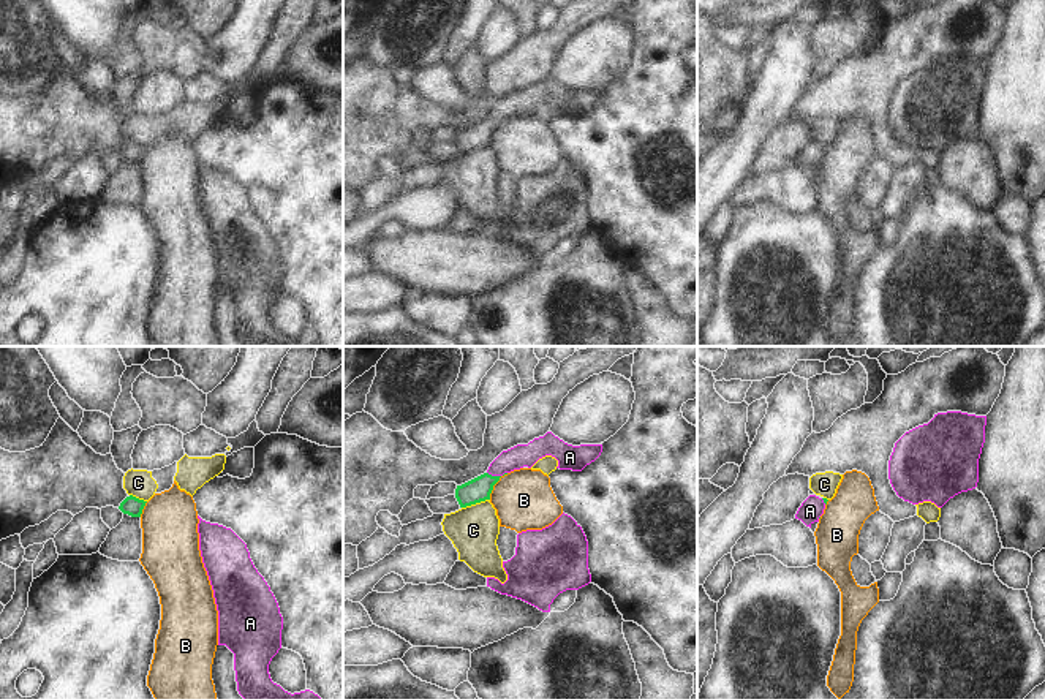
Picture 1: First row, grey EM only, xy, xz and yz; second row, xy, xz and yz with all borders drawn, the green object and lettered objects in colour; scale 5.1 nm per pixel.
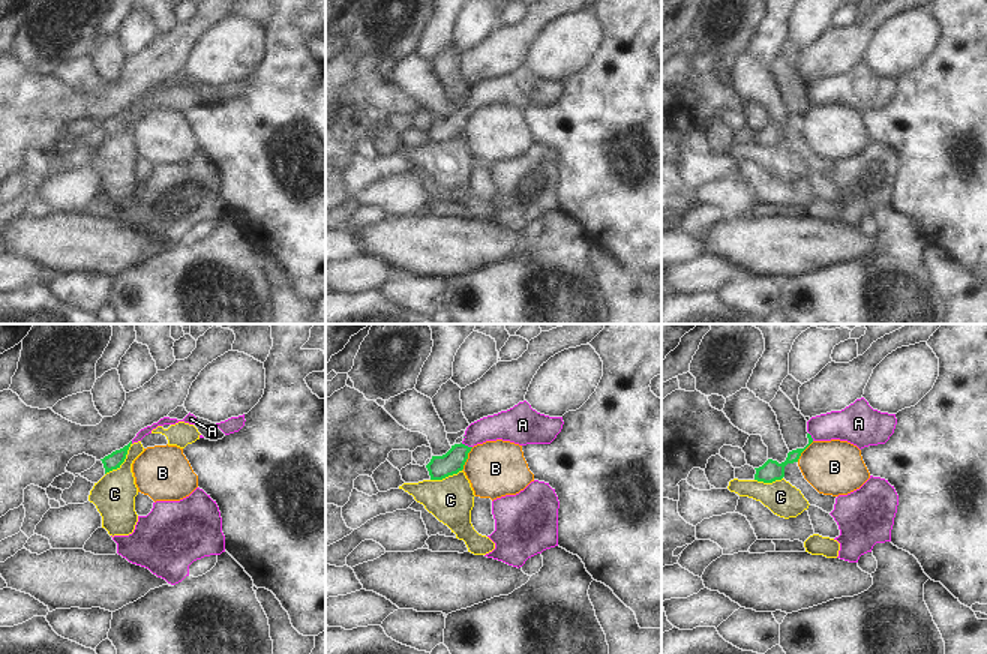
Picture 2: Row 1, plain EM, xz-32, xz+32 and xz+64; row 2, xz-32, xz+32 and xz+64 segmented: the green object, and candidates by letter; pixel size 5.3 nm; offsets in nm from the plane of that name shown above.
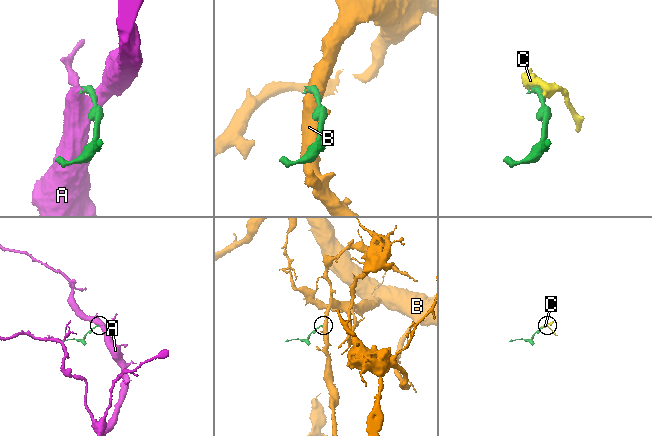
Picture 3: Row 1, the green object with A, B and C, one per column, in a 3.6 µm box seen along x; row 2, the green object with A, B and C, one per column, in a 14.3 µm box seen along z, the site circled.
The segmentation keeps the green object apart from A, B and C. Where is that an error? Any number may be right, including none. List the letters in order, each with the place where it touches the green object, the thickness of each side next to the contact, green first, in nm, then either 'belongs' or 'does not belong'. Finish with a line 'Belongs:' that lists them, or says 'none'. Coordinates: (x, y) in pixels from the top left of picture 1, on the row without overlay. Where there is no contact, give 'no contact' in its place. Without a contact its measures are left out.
A: xz (497, 122) | 120/120 nm | belongs
B: xz (495, 128) | 120/300 nm | does not belong
C: xz (475, 149) | 120/260 nm | does not belong
Belongs: A

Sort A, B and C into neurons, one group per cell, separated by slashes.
A / B / C

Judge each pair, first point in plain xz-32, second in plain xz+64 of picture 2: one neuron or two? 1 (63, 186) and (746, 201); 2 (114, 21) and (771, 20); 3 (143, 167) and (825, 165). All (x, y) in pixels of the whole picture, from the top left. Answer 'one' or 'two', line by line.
1: one
2: one
3: two

